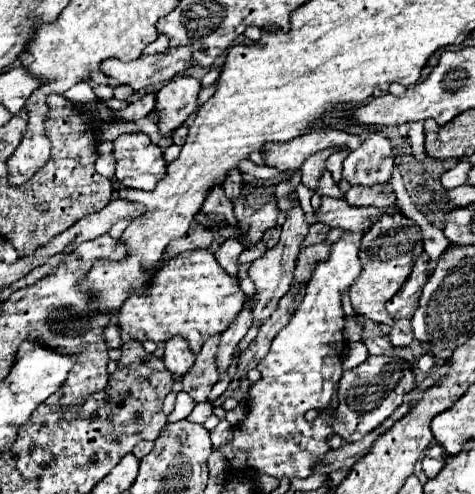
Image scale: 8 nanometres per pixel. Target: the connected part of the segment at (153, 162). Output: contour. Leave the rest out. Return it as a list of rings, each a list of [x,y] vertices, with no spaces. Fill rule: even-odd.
[[[120,134],[114,140],[116,178],[126,188],[154,190],[154,184],[166,172],[162,148],[152,144],[146,134]]]

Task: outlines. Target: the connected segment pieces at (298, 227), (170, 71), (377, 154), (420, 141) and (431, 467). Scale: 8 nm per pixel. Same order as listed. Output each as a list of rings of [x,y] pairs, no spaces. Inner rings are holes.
[[[294,206],[292,210],[288,210],[286,222],[282,224],[282,236],[280,236],[278,244],[272,246],[272,248],[268,248],[262,258],[258,258],[258,260],[254,260],[254,262],[250,264],[248,276],[250,276],[250,280],[252,280],[254,286],[256,286],[254,296],[250,296],[250,300],[252,300],[250,314],[252,314],[252,322],[254,322],[254,324],[264,324],[264,322],[270,318],[270,314],[276,310],[278,300],[282,298],[282,294],[288,292],[288,286],[290,286],[290,282],[294,280],[296,260],[298,260],[298,254],[300,254],[300,250],[302,250],[302,242],[304,242],[306,234],[308,234],[306,216],[304,216],[304,212],[302,212],[300,206]]]
[[[176,46],[168,48],[160,54],[142,54],[138,60],[130,64],[122,64],[120,60],[106,60],[102,64],[102,72],[116,78],[120,84],[128,84],[134,92],[170,80],[172,76],[188,70],[192,66],[192,46]]]
[[[372,132],[360,148],[352,150],[342,166],[342,178],[352,186],[376,186],[390,182],[392,144],[382,132]]]
[[[414,122],[410,124],[410,130],[408,130],[408,140],[410,140],[410,146],[412,146],[412,152],[418,160],[422,160],[426,156],[425,152],[425,132],[420,130],[422,122]]]
[[[432,444],[422,460],[422,470],[428,478],[434,478],[442,466],[444,466],[444,458],[446,458],[446,450],[440,444]]]

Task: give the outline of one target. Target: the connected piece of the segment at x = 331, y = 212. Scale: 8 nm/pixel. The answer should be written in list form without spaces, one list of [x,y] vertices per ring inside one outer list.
[[[322,196],[322,204],[320,204],[320,208],[314,210],[314,218],[316,218],[316,222],[322,222],[330,228],[358,232],[358,228],[370,228],[382,212],[384,210],[372,208],[372,206],[370,206],[370,212],[366,212],[366,208],[350,208],[350,204],[346,204],[346,200]]]

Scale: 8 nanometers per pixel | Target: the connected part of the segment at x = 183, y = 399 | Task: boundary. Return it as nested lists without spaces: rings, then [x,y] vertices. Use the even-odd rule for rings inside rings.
[[[178,392],[178,400],[176,400],[176,408],[174,412],[168,416],[168,422],[178,422],[182,418],[186,418],[194,408],[194,400],[186,394],[186,392]]]

